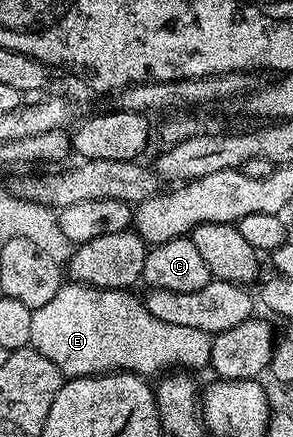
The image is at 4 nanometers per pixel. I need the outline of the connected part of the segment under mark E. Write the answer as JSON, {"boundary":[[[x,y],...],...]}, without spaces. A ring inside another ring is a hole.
{"boundary":[[[70,281],[62,284],[59,292],[55,292],[54,298],[43,304],[43,308],[34,310],[29,346],[47,356],[47,360],[51,360],[51,364],[55,364],[66,379],[71,379],[91,378],[94,374],[110,372],[157,376],[174,368],[184,368],[189,372],[204,371],[211,360],[212,343],[210,334],[199,332],[199,328],[183,328],[179,324],[155,320],[155,316],[147,312],[144,301],[128,289],[107,290]]]}

